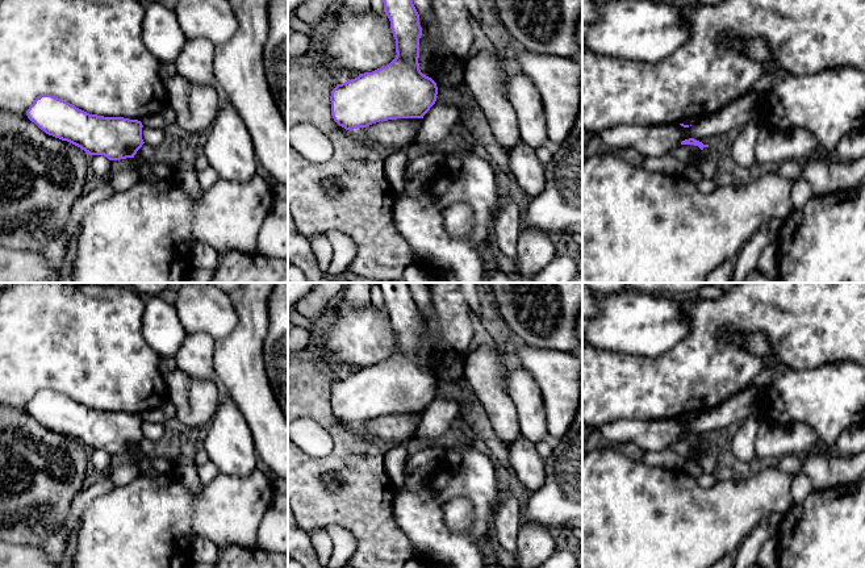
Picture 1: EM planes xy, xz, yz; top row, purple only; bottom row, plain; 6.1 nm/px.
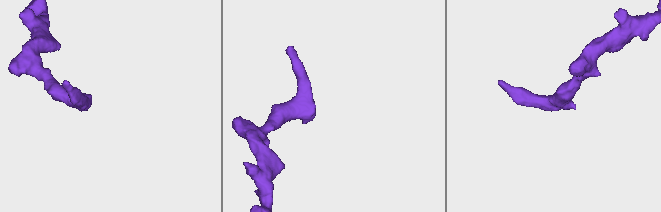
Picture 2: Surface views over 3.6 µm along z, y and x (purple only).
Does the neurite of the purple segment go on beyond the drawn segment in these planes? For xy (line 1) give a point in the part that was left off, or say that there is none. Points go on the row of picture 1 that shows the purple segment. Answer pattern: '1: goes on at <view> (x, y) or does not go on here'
1: does not go on here

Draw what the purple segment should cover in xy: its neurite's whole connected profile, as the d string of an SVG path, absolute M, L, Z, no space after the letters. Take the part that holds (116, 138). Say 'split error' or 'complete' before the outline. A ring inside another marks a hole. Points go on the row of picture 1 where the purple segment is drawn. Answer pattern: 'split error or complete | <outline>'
complete | M53 95L37 97L26 116L46 134L109 160L134 158L145 143L141 121L89 114Z

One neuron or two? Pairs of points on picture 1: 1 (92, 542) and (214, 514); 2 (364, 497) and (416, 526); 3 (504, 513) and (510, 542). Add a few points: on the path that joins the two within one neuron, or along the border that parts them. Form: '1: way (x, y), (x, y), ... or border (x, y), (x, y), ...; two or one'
1: way (122, 542), (133, 542), (157, 518), (184, 517); one
2: border (396, 491), (393, 520), (409, 539); two
3: way (506, 520), (508, 535); one

